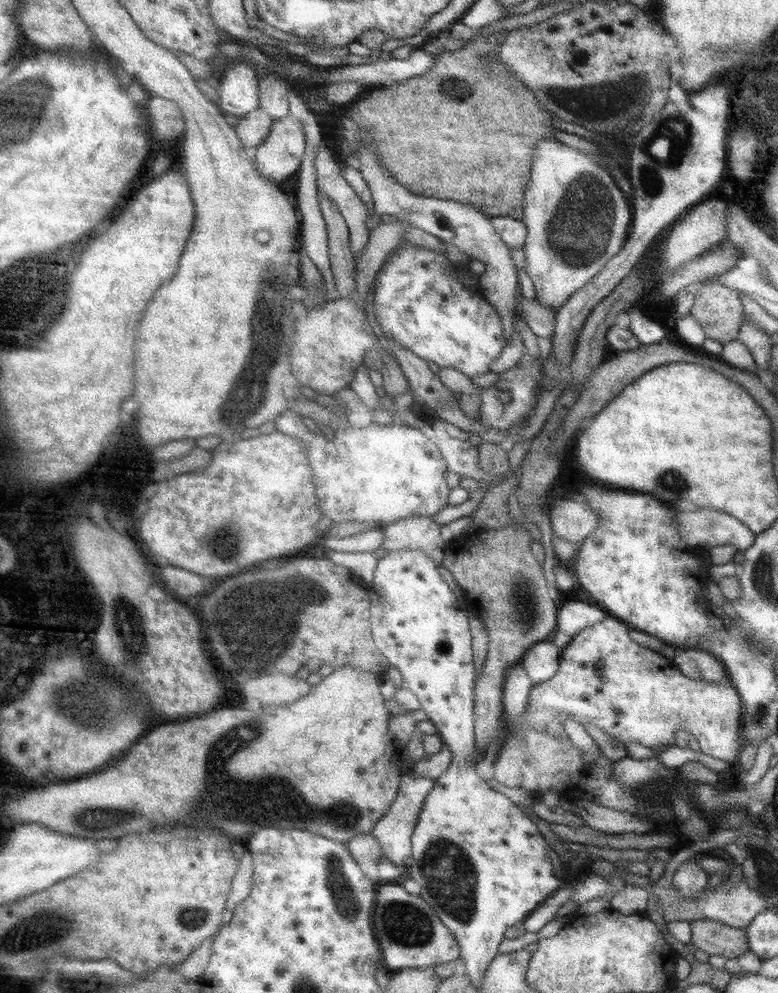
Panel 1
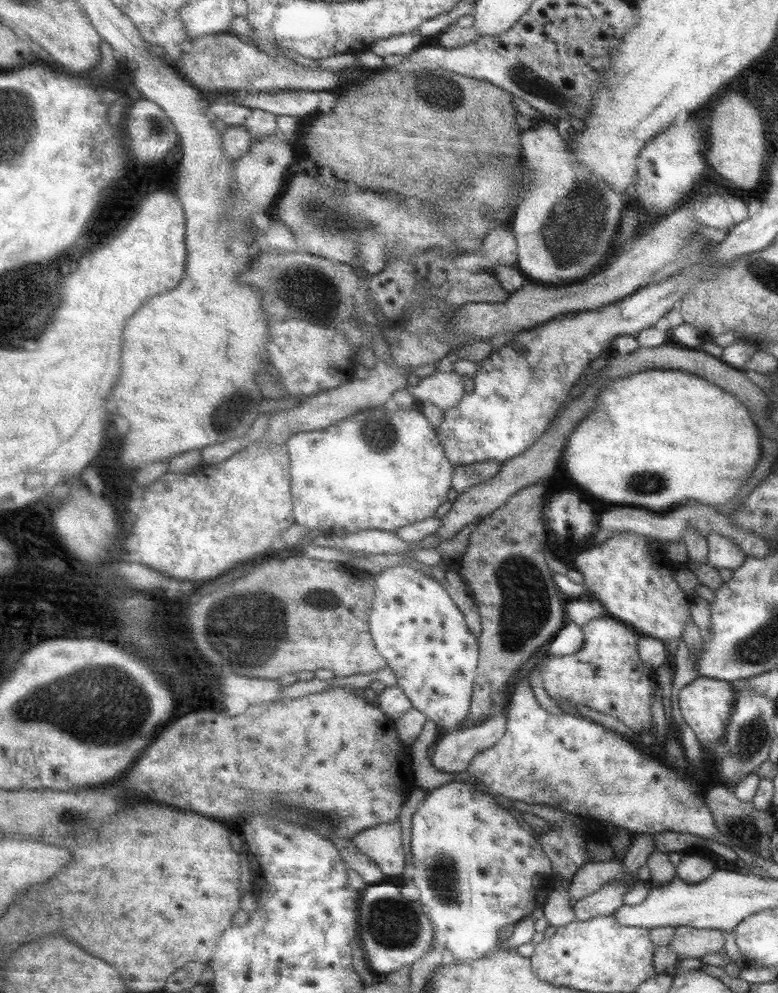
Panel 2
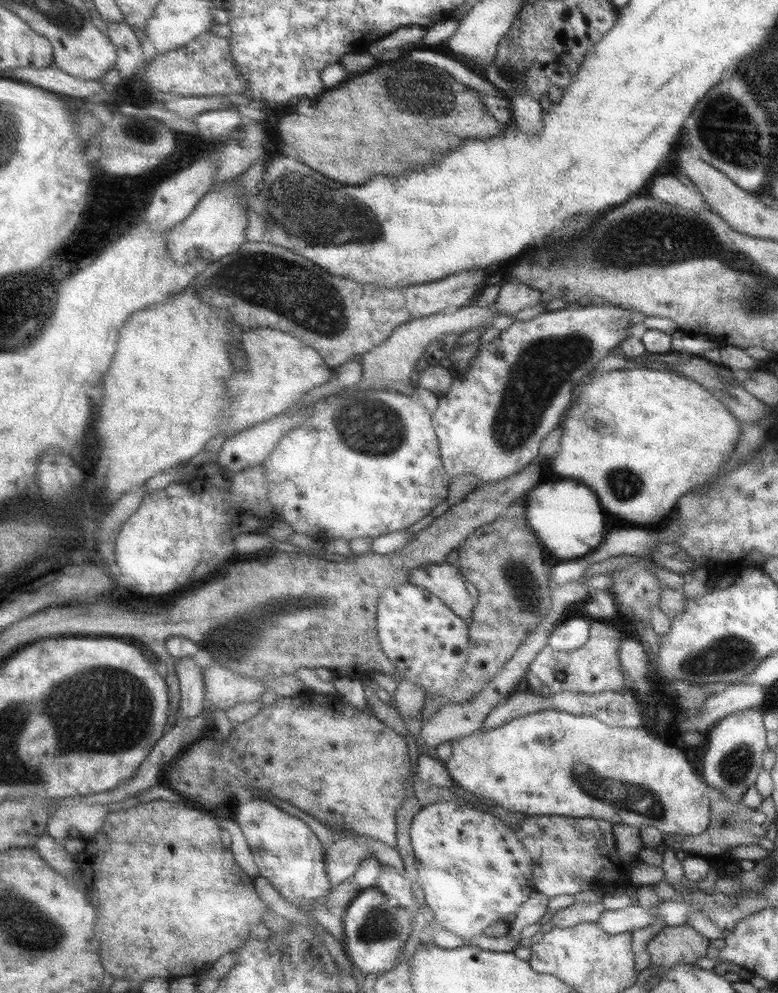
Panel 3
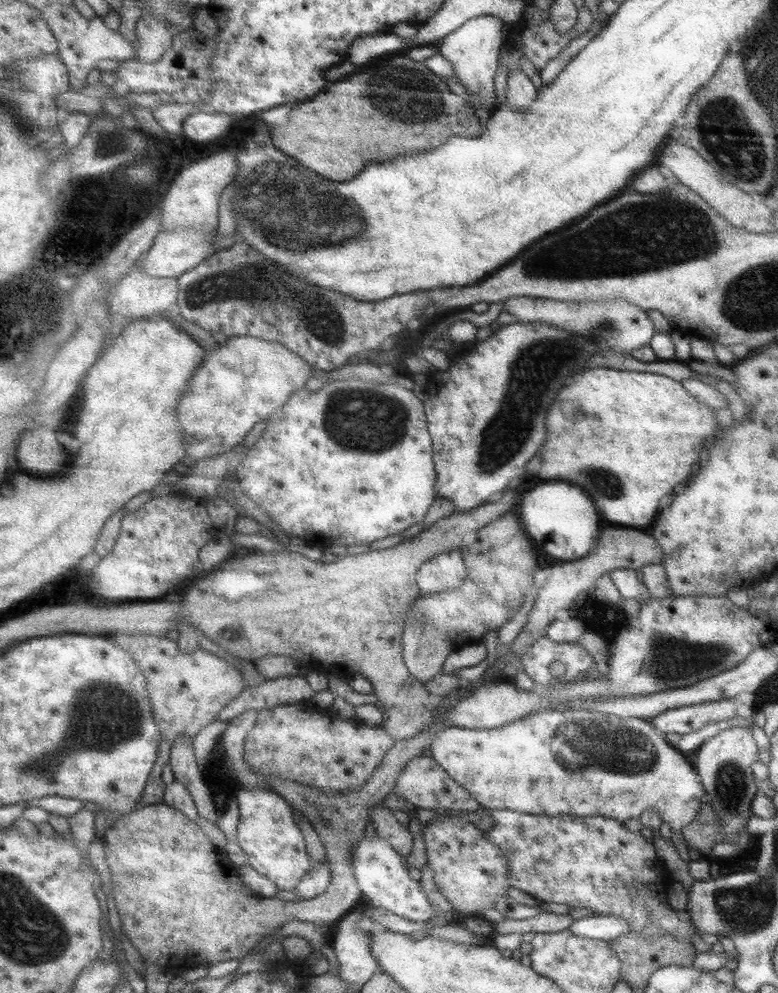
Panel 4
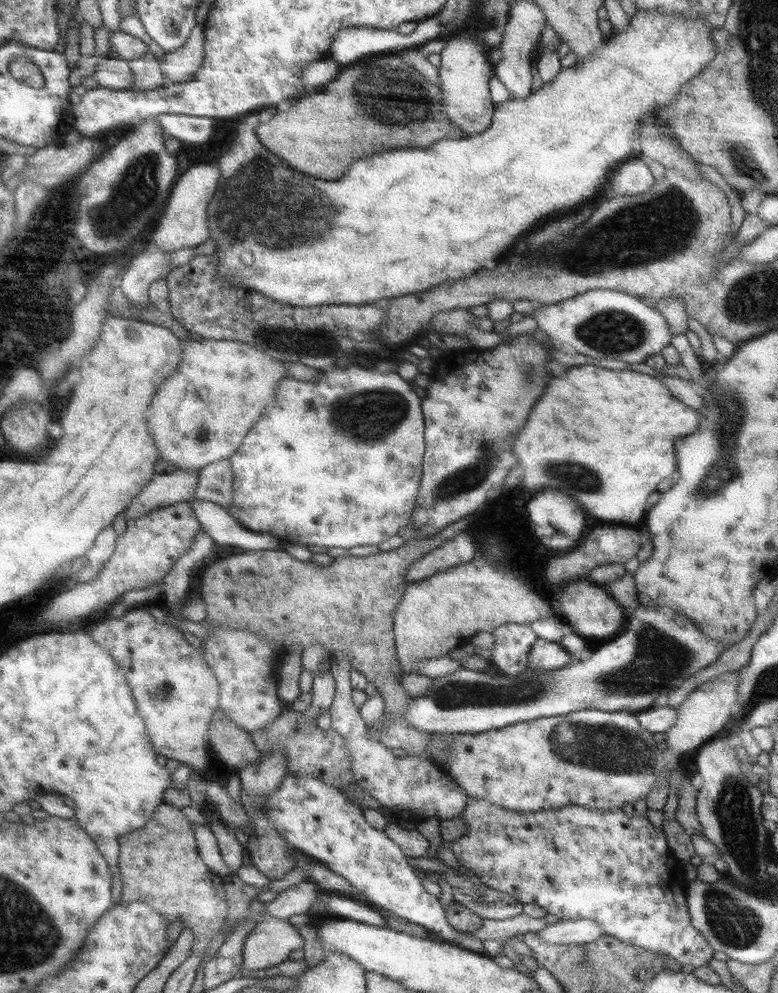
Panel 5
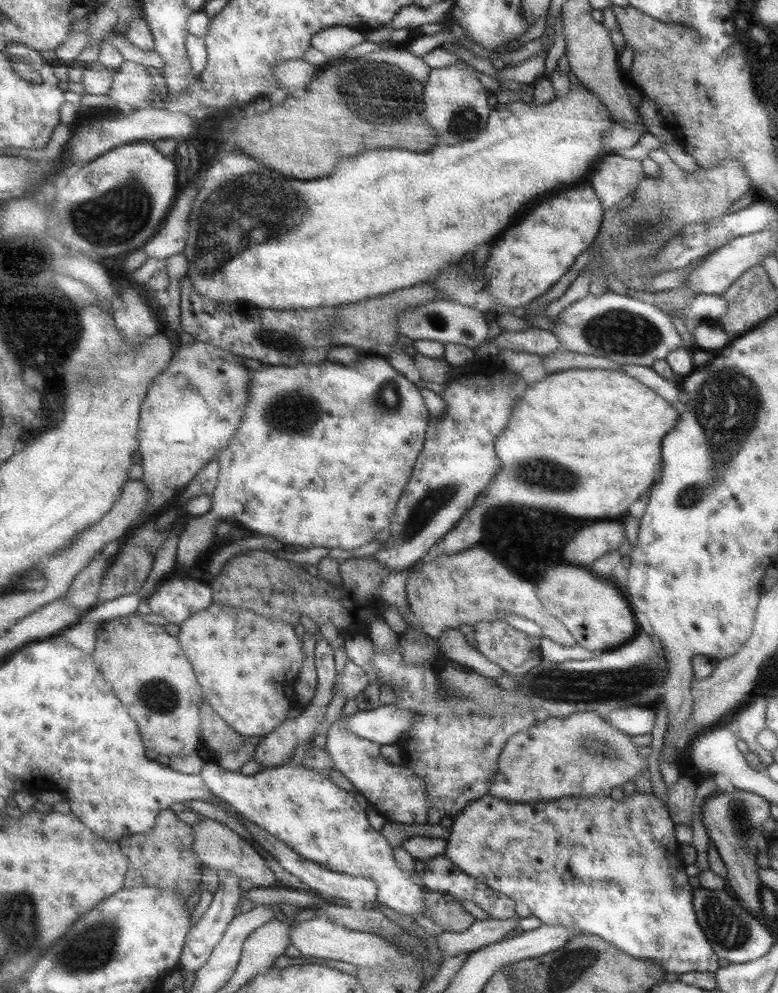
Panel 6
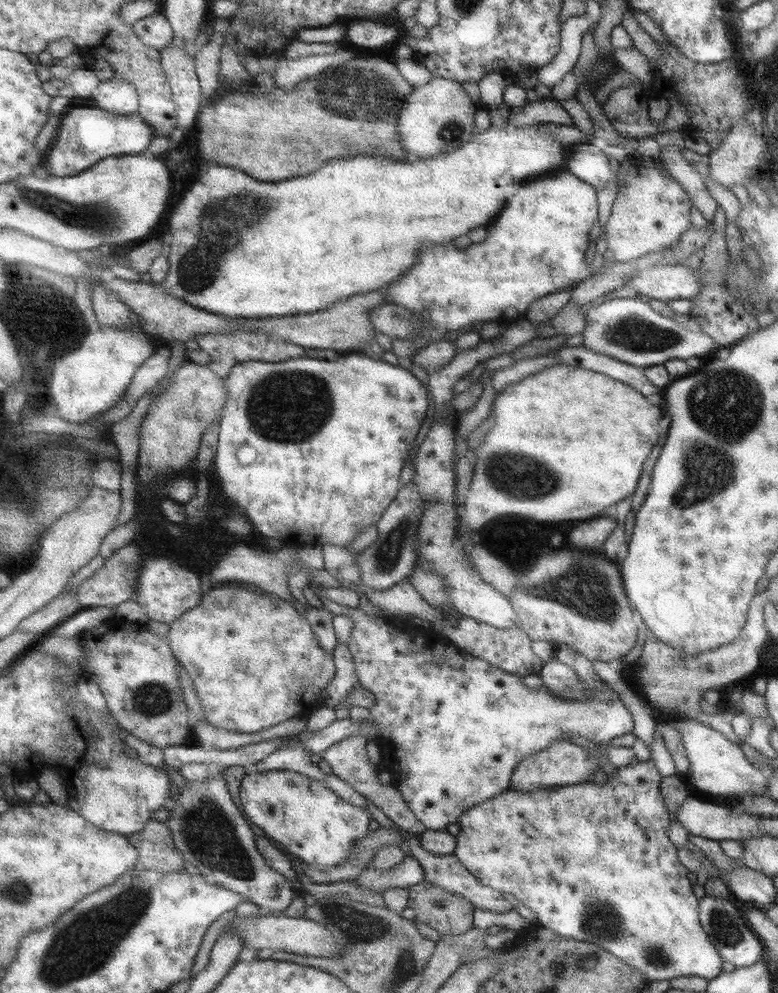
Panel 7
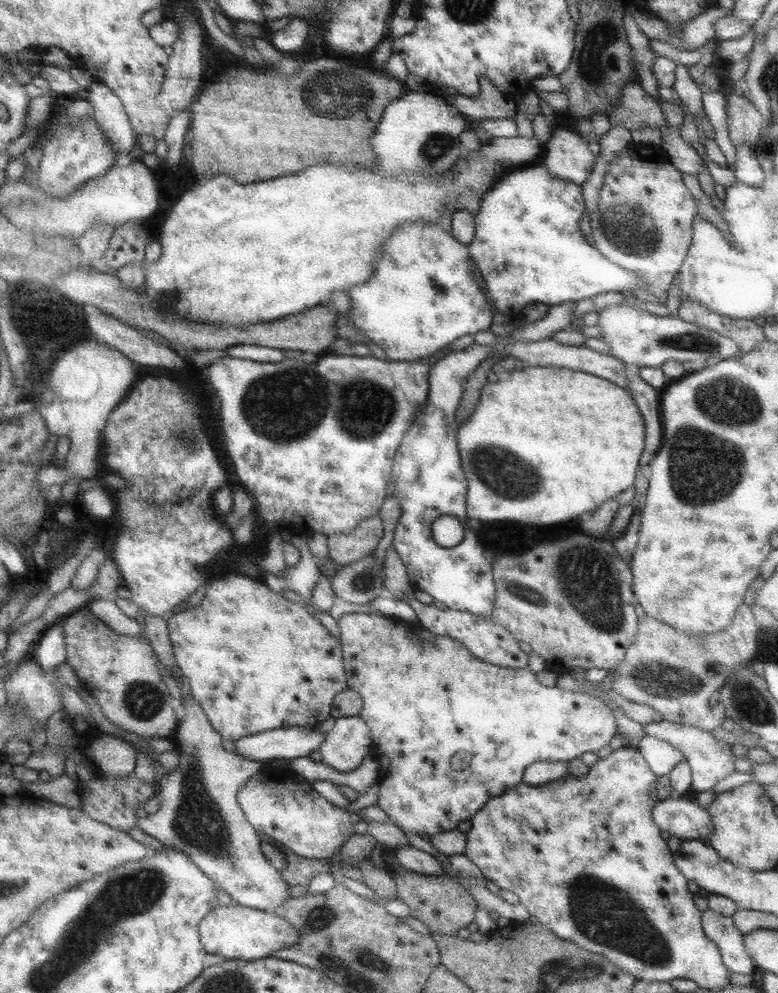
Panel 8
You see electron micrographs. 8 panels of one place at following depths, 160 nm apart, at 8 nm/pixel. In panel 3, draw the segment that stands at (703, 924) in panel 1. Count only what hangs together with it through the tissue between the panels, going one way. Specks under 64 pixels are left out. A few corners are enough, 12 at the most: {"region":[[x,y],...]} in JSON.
{"region":[[688,923],[648,943],[652,977],[707,956],[710,939]]}

